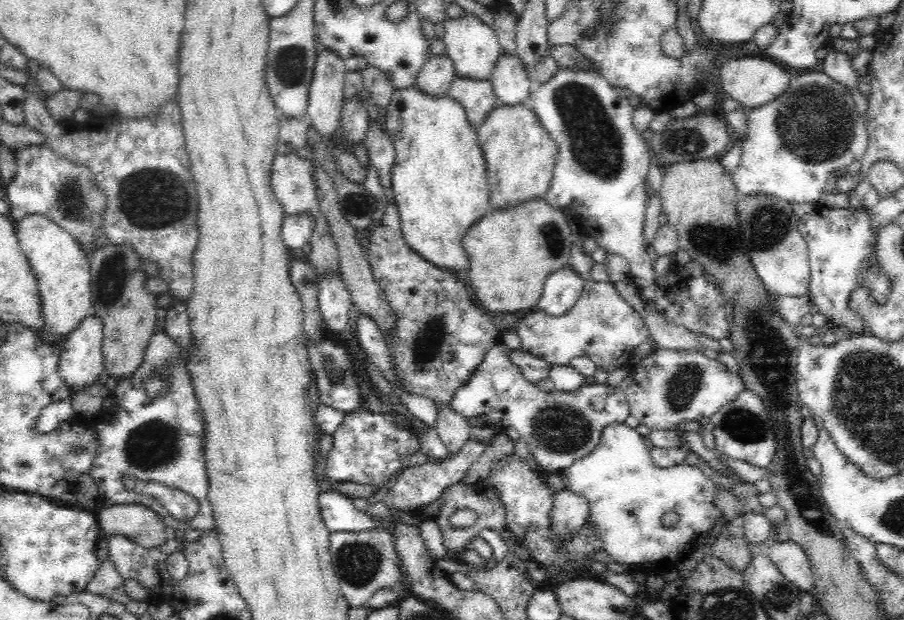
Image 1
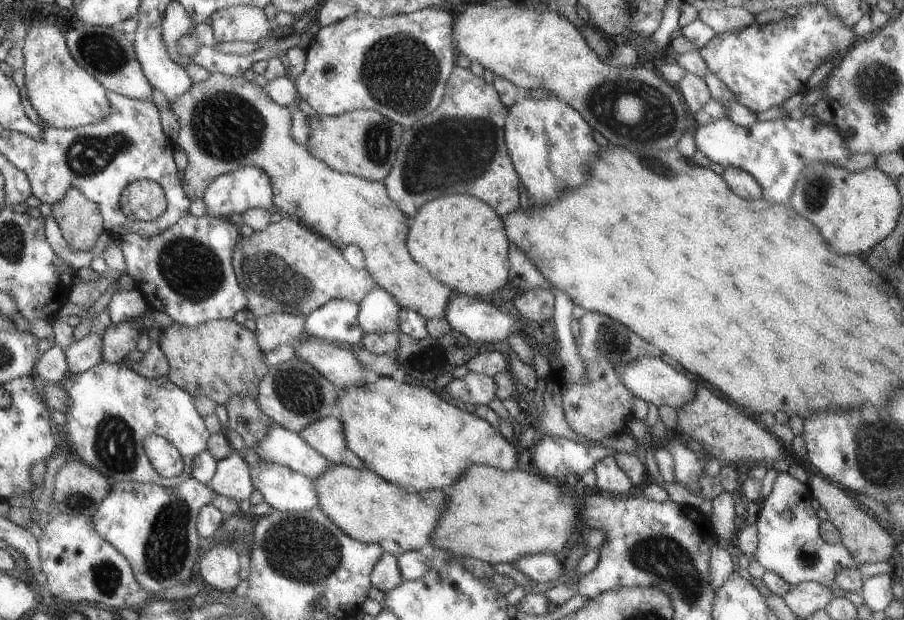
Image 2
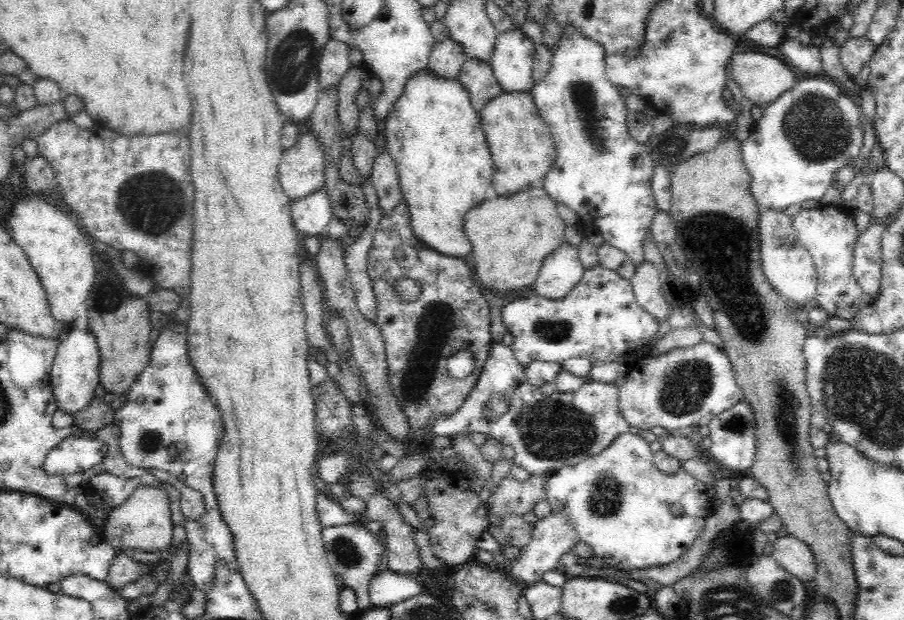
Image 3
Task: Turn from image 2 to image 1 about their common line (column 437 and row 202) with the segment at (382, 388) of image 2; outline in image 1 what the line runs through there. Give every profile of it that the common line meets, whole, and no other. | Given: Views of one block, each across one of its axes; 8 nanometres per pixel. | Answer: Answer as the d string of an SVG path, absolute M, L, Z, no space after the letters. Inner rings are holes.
M412 86L392 96L386 108L386 136L396 150L396 162L392 168L392 192L394 204L402 218L402 236L406 244L418 252L430 264L460 272L468 268L468 252L464 250L464 234L476 220L490 214L490 186L488 186L488 164L484 150L480 148L478 128L468 122L466 108L462 102L446 96L432 96L422 88Z

